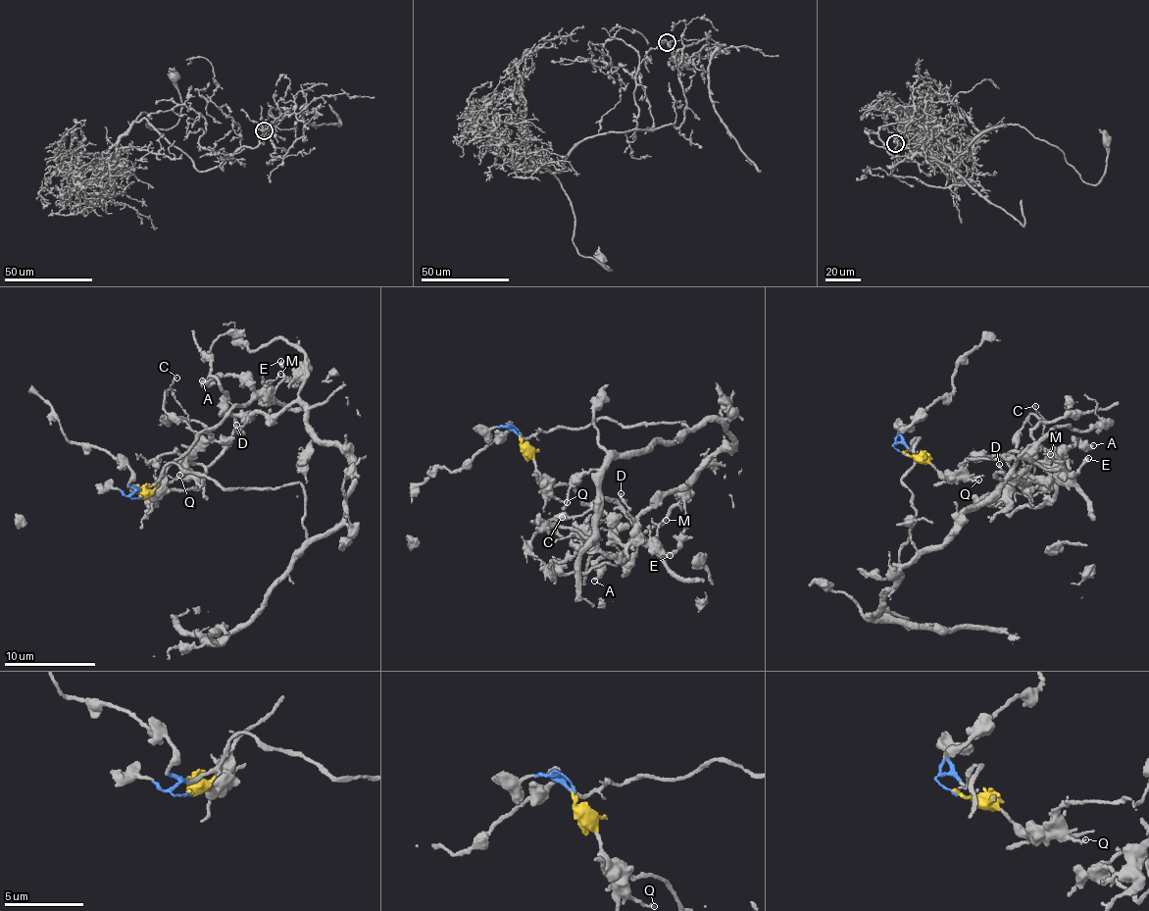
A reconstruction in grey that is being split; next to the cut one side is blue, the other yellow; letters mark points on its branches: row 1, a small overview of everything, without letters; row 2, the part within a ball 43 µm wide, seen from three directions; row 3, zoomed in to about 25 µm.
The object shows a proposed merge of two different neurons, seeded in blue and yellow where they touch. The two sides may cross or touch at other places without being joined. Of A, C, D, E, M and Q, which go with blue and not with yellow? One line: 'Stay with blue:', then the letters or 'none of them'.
Stay with blue: D

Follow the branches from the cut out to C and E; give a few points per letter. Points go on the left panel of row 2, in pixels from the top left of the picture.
C: (140, 496), (141, 491), (157, 492), (171, 465), (202, 431), (192, 431), (164, 407), (163, 395), (176, 378)
E: (140, 496), (157, 492), (200, 431), (212, 430), (229, 411), (259, 394), (272, 395), (282, 378), (279, 361)

